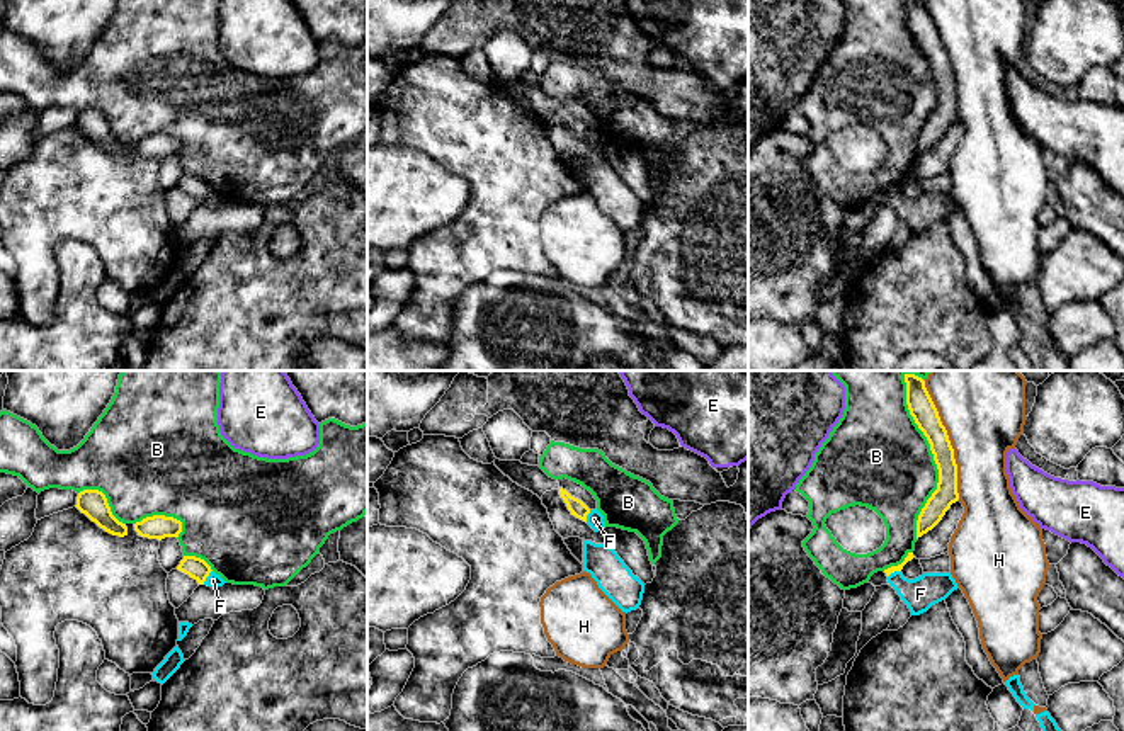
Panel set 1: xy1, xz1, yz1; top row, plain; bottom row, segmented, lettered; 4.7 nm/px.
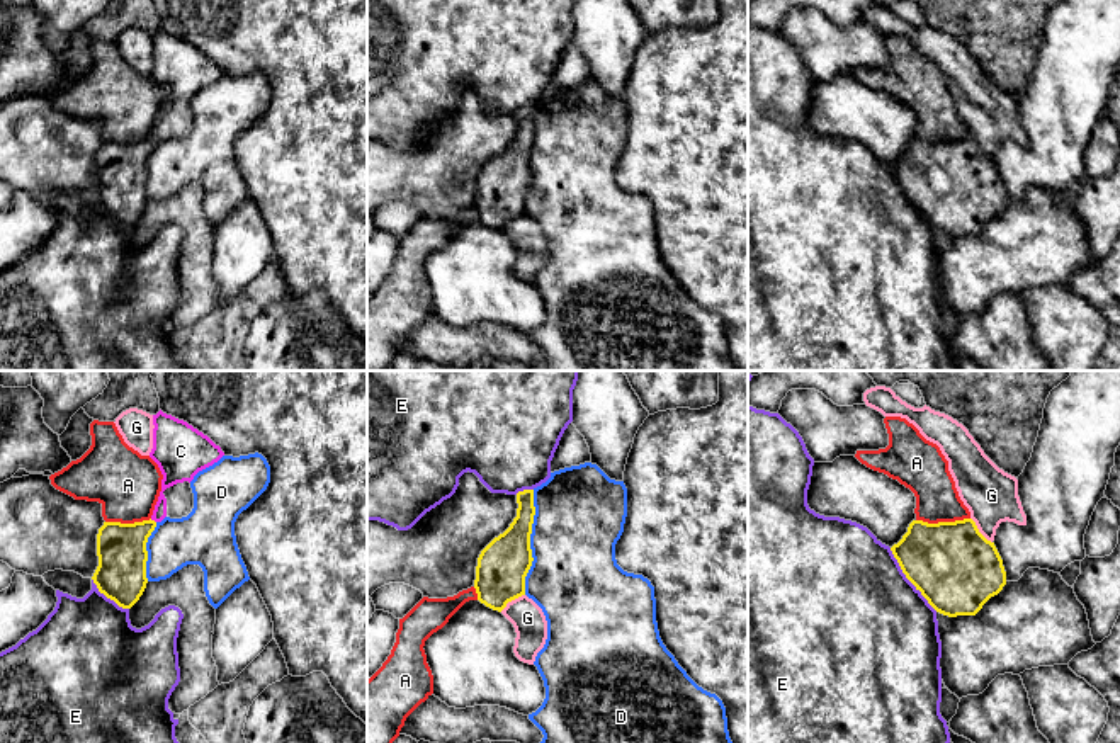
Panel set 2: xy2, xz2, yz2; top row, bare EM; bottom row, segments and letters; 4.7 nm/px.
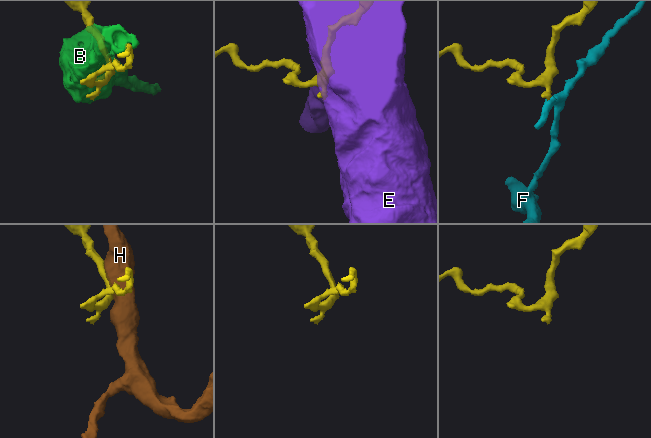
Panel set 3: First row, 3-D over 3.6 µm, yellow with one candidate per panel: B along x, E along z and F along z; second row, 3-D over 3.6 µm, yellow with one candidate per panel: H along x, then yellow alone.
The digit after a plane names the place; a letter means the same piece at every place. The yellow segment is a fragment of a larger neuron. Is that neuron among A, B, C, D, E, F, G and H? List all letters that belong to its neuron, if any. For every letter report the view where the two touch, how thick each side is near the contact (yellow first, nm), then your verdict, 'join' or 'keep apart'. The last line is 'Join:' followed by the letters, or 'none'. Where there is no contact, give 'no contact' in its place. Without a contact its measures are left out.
A: yz2 | 400/220 nm | keep apart
B: yz1 | 120/460 nm | keep apart
C: xy2 | 240/100 nm | join
D: xz2 | 240/420 nm | keep apart
E: yz2 | 400/500 nm | keep apart
F: xy1 | 100/60 nm | keep apart
G: yz2 | 400/260 nm | keep apart
H: yz1 | 120/360 nm | keep apart
Join: C

